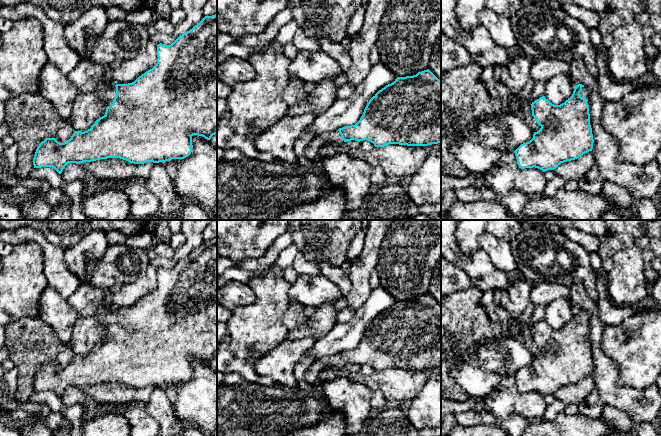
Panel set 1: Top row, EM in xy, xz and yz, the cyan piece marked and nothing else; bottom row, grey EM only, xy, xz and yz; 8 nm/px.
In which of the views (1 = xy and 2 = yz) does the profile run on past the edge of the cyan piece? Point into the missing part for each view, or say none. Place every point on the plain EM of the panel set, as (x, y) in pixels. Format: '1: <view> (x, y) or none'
1: xy (107, 315)
2: yz (584, 317)

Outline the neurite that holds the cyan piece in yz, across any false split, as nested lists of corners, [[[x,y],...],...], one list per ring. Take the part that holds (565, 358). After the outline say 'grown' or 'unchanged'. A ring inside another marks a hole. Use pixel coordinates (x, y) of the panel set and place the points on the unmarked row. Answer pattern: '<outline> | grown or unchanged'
[[[582,309],[575,310],[572,320],[560,329],[552,328],[545,320],[532,326],[532,340],[540,354],[533,362],[521,368],[515,375],[519,392],[538,392],[543,396],[556,393],[561,387],[575,384],[593,373],[593,358],[590,349],[588,314]]] | grown

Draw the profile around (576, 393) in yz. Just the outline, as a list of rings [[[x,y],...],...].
[[[589,375],[579,382],[561,387],[554,393],[555,399],[565,405],[575,403],[579,405],[588,395],[596,389],[596,382],[593,375]]]

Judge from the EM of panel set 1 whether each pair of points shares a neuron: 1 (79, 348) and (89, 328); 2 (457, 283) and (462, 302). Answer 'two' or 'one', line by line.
1: one
2: two

